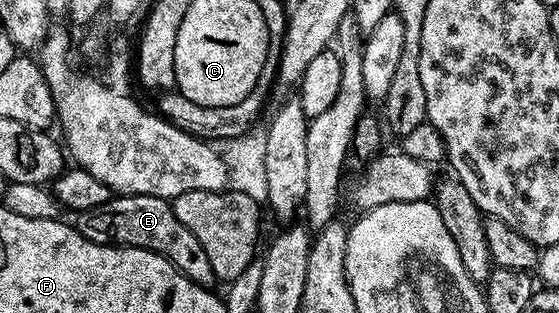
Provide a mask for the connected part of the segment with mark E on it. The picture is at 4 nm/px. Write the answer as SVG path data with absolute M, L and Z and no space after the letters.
M121 195L109 199L106 205L98 205L93 211L82 211L75 216L74 226L82 237L95 243L120 244L125 247L145 247L147 251L156 251L166 261L170 261L190 281L209 289L217 286L214 269L210 269L210 260L198 237L174 217L174 209L169 200L153 195Z

